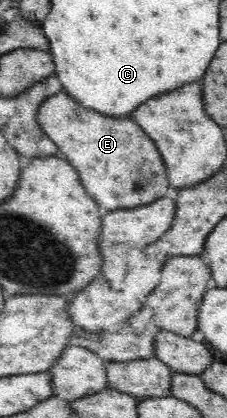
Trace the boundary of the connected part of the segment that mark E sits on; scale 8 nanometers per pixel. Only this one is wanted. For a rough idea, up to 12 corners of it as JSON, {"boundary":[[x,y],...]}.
{"boundary":[[64,89],[37,122],[101,211],[164,198],[165,161],[131,118]]}

